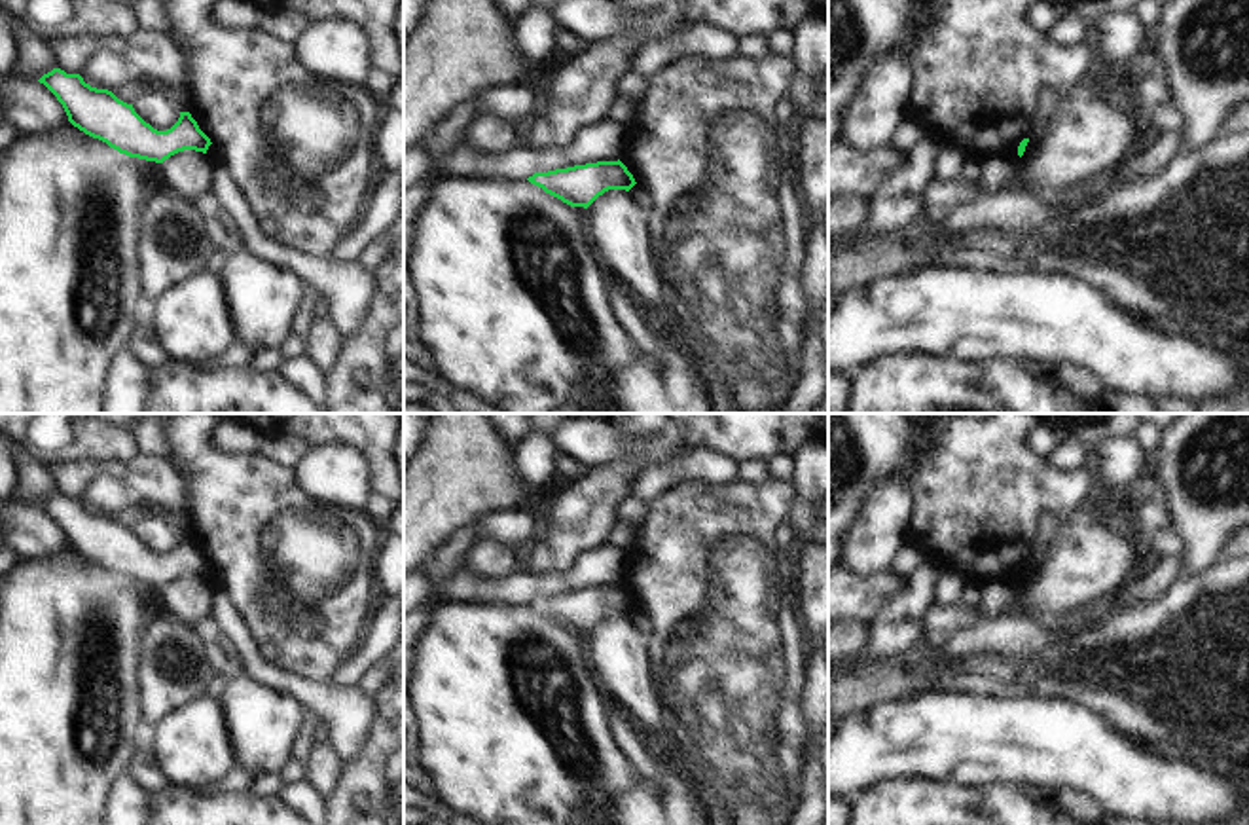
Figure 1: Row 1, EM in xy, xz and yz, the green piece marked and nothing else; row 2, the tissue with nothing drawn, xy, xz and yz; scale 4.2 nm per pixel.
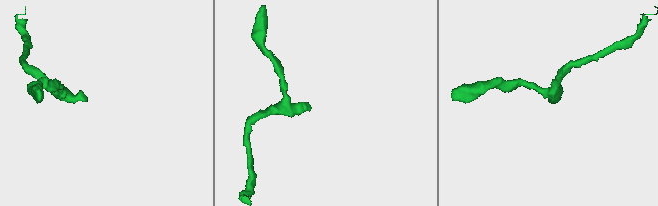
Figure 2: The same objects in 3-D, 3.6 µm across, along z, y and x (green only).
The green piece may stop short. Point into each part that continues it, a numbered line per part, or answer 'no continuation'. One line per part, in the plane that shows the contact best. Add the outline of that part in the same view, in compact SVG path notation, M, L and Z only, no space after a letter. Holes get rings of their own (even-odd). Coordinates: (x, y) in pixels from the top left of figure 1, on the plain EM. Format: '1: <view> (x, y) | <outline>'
no continuation

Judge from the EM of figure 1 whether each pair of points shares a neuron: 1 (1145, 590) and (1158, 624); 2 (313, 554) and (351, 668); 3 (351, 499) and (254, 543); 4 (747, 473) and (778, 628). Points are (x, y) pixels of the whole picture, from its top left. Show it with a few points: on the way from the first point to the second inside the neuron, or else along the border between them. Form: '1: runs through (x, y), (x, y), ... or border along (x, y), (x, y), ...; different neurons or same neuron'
1: border along (1185, 575), (1153, 598), (1128, 607); different neurons
2: border along (345, 660), (334, 678); different neurons
3: border along (298, 484), (313, 501), (362, 513); different neurons
4: border along (736, 478), (749, 482), (768, 480); different neurons

